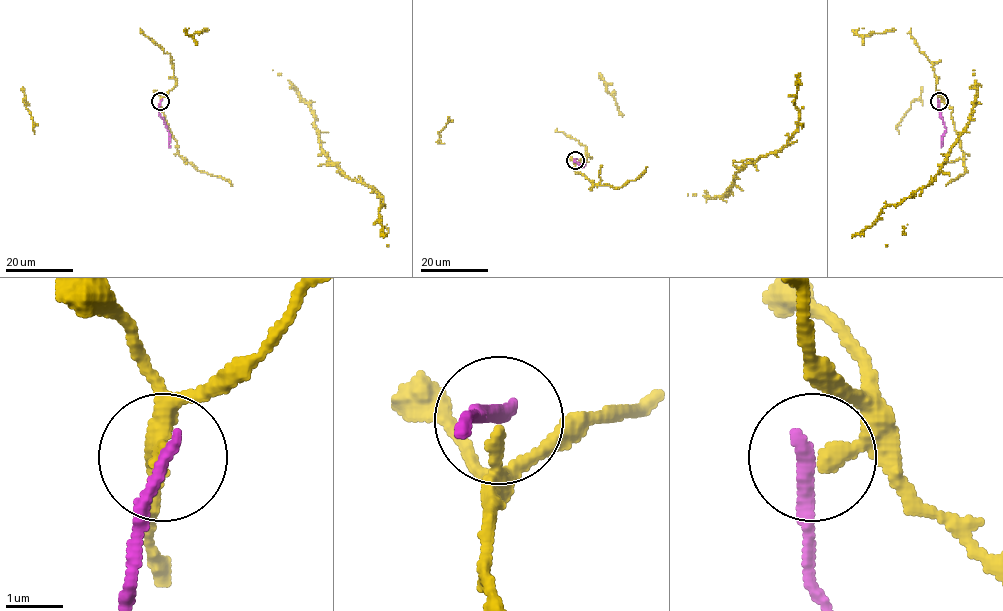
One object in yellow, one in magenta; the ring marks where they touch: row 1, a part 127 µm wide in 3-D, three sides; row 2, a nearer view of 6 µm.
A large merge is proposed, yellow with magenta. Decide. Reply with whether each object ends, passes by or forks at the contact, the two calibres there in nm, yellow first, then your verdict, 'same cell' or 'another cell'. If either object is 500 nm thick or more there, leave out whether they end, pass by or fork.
yellow ends | magenta ends | 240/260 nm | another cell

